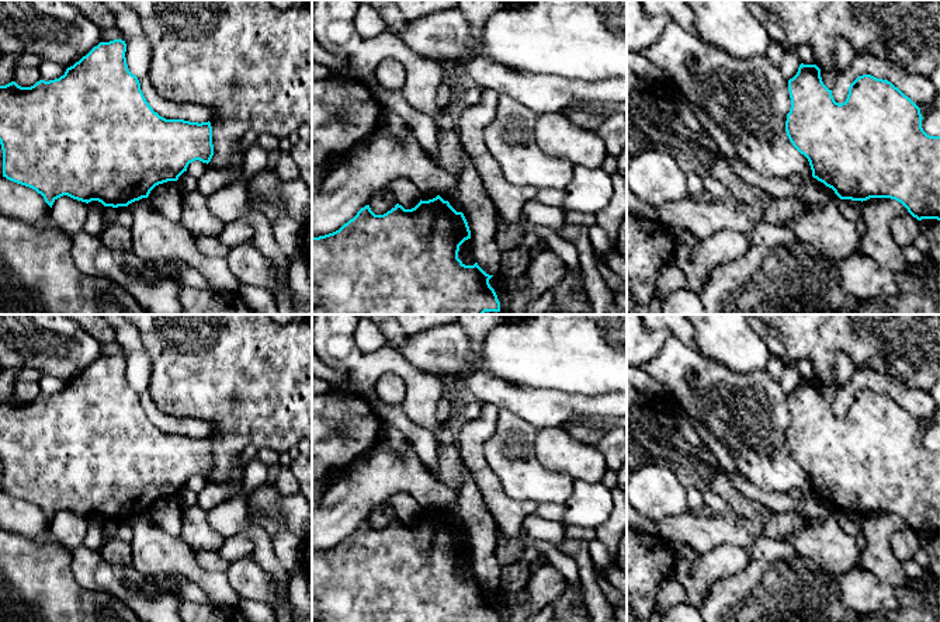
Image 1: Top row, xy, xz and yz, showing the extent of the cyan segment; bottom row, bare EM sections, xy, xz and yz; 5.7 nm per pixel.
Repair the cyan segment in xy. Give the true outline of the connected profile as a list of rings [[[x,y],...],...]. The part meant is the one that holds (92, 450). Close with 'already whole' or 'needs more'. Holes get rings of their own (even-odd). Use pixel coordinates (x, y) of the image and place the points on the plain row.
[[[122,354],[100,357],[59,393],[39,395],[31,402],[21,402],[15,396],[0,400],[3,491],[35,504],[51,522],[63,510],[86,518],[98,515],[104,521],[118,522],[148,512],[159,498],[177,496],[190,477],[211,476],[211,437],[166,434],[155,427],[138,392],[128,383],[125,366],[126,358]]]; already whole

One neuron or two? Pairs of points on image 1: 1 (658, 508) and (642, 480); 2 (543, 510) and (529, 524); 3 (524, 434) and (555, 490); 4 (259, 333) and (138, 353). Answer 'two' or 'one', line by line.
1: one
2: two
3: one
4: two

